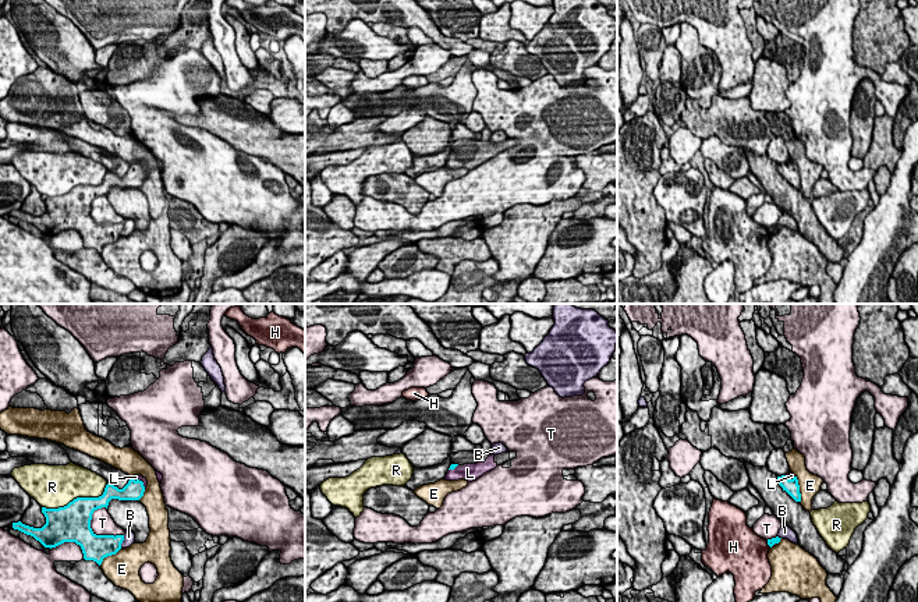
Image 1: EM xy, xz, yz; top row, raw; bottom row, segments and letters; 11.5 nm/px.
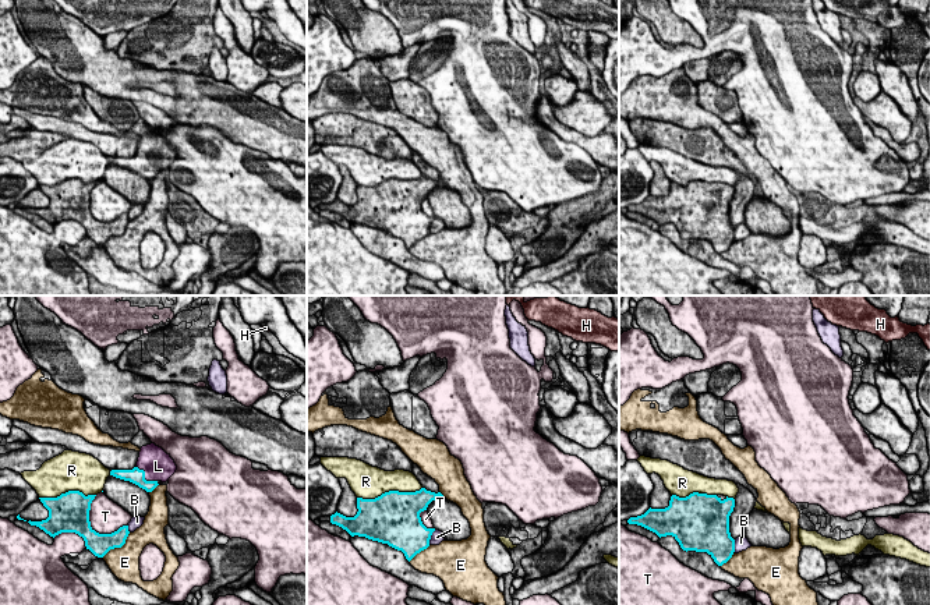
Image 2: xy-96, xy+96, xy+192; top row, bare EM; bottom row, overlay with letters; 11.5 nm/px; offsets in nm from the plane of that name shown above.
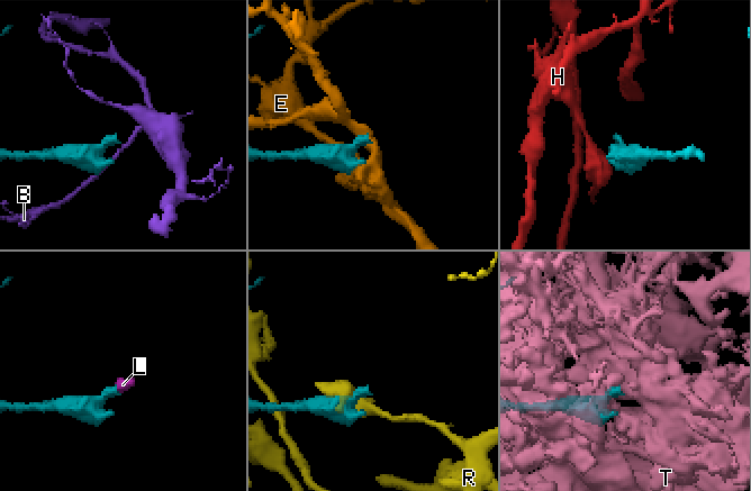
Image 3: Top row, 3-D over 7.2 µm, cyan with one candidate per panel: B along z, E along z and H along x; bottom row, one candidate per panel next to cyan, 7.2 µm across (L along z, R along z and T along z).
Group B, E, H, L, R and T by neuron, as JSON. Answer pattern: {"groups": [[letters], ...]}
{"groups": [["B"], ["E"], ["H"], ["L"], ["R"], ["T"]]}

